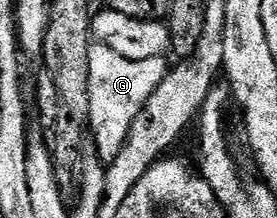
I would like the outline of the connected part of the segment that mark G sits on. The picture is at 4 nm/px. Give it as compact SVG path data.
M94 43L91 44L88 55L88 95L90 96L90 129L96 131L101 125L119 125L118 134L114 141L102 141L98 145L98 157L103 163L116 159L129 135L136 115L148 103L160 83L168 72L166 57L156 59L124 59L124 55L116 55L108 47Z

